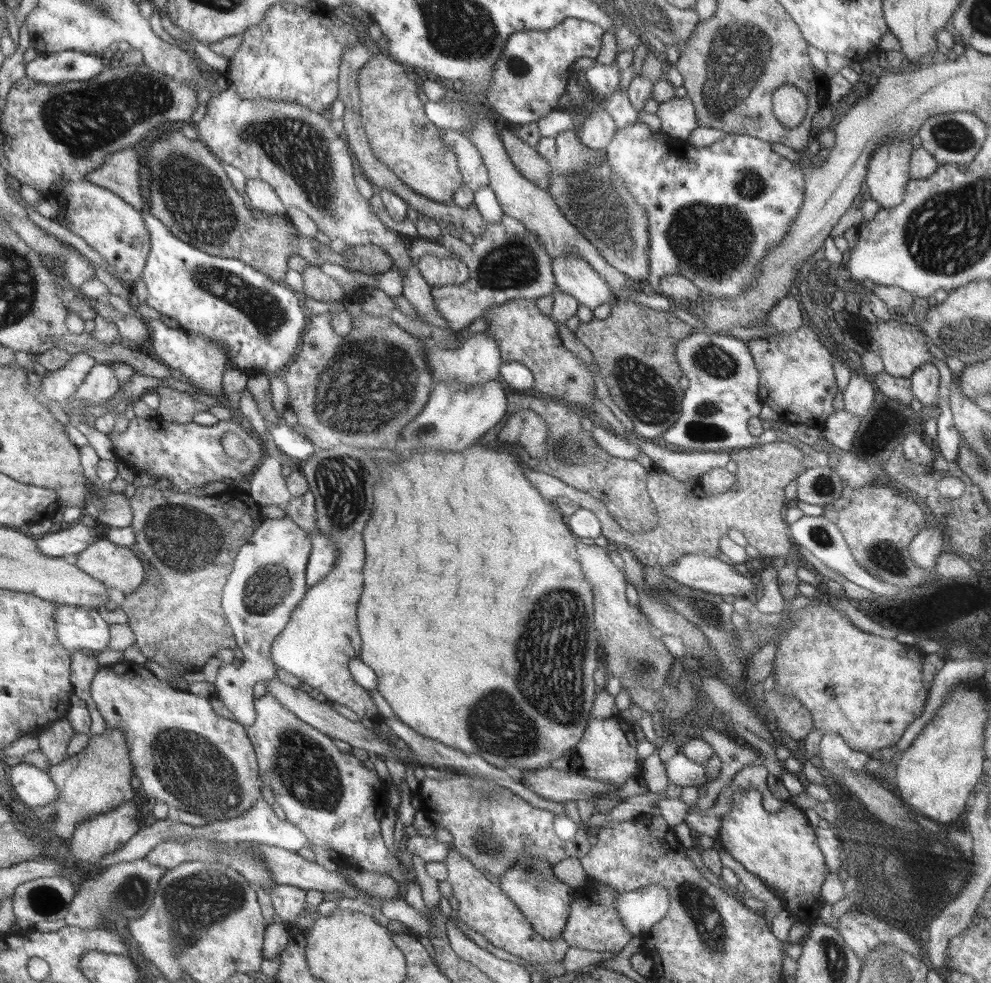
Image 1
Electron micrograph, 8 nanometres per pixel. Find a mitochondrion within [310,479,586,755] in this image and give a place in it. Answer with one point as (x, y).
(544, 612)

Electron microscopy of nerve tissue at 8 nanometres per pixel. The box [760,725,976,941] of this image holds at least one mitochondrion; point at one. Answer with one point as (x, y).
(938, 875)

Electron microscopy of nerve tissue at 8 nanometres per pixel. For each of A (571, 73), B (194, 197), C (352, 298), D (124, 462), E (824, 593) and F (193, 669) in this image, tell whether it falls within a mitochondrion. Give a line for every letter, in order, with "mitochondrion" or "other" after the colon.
A: other
B: mitochondrion
C: other
D: other
E: other
F: other

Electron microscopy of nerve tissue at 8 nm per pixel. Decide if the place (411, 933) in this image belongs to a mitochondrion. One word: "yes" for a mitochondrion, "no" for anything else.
no

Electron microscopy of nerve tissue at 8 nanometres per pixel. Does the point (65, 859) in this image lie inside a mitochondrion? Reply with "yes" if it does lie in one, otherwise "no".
no

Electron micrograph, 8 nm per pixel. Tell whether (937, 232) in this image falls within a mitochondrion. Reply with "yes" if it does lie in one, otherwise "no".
yes

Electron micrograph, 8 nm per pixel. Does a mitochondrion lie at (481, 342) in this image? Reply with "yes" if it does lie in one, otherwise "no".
no

